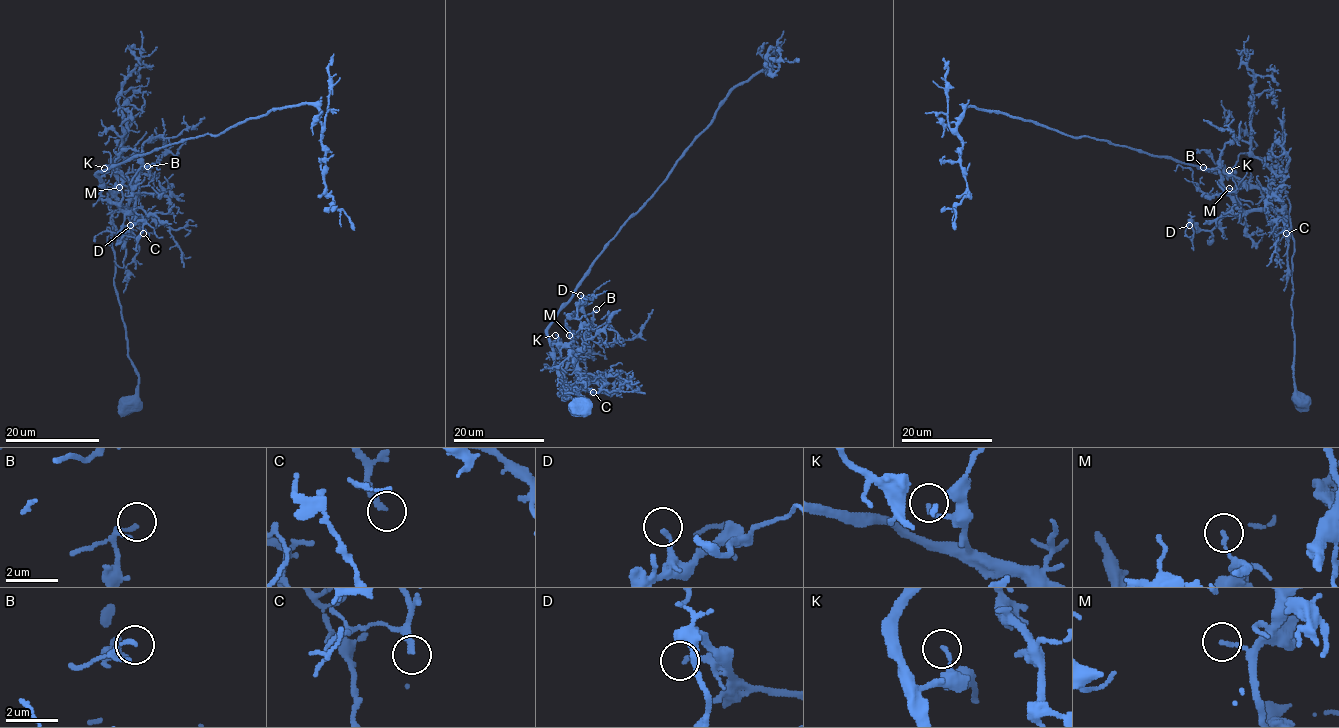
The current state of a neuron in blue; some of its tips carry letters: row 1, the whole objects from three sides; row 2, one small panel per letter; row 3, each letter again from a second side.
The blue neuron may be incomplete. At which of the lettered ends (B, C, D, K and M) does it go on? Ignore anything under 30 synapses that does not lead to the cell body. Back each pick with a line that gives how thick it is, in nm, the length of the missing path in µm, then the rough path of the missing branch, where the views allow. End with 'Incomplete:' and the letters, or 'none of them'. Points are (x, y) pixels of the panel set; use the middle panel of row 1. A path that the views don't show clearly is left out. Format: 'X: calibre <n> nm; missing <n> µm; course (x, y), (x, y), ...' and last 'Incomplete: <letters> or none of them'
C: calibre 200 nm; missing 7 µm; course (593, 392), (610, 392), (611, 386)
Incomplete: C

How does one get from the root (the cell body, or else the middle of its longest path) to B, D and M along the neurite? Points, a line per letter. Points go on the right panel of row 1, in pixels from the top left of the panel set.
B: (1300, 401), (1294, 395), (1294, 238), (1286, 212), (1241, 211), (1225, 189), (1221, 173), (1203, 167)
D: (1300, 401), (1294, 395), (1294, 238), (1286, 212), (1230, 209), (1210, 230), (1189, 225)
M: (1300, 401), (1294, 395), (1290, 225), (1284, 210), (1245, 211), (1229, 188)

